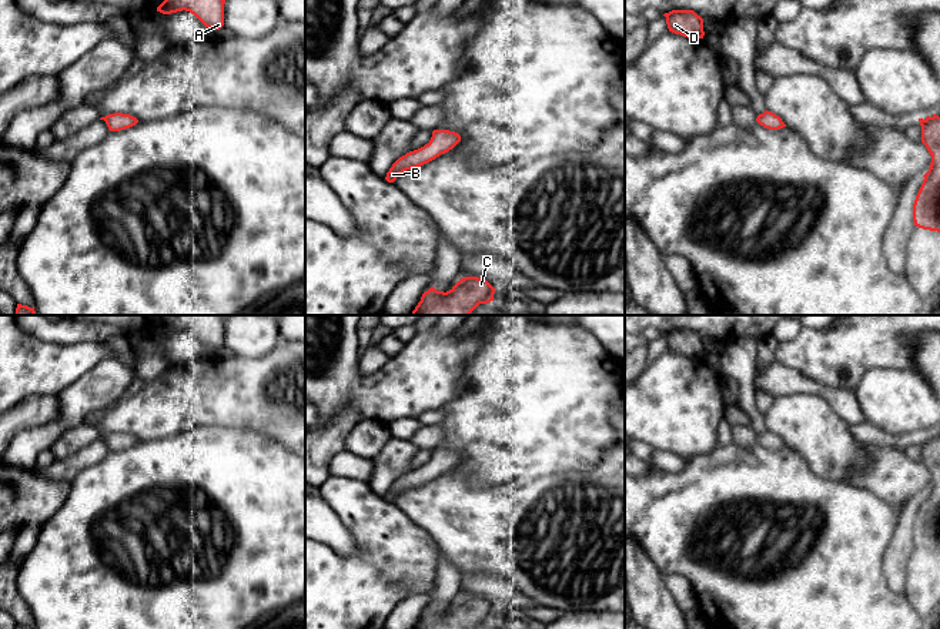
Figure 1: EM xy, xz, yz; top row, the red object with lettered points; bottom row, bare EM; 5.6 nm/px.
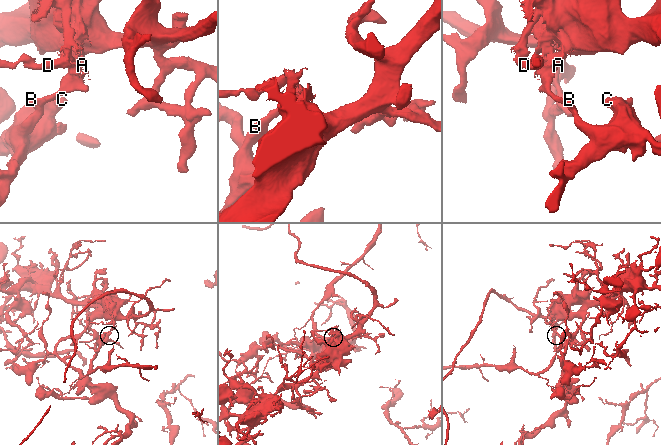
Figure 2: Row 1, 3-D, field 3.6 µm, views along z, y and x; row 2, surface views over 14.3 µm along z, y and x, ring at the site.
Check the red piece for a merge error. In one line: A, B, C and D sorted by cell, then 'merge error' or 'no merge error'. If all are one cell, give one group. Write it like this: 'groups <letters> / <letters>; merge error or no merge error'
groups A D / B C; merge error

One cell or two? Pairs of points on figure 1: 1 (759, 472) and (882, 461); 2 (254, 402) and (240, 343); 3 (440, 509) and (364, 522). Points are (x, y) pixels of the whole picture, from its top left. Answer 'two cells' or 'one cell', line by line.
1: two cells
2: two cells
3: two cells

